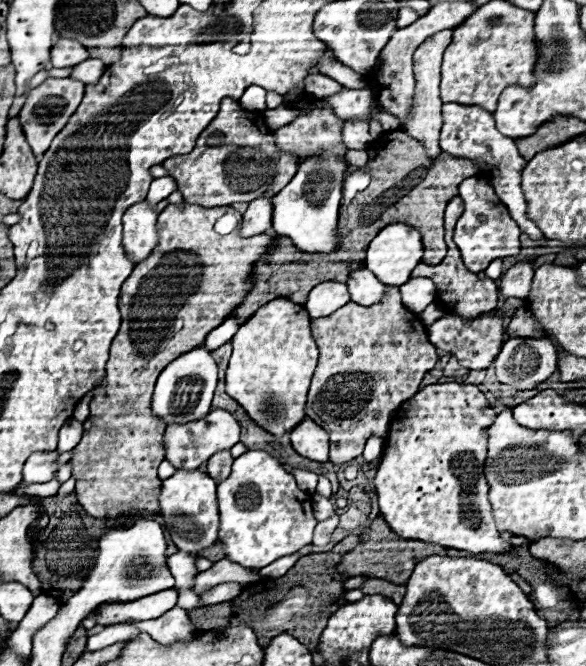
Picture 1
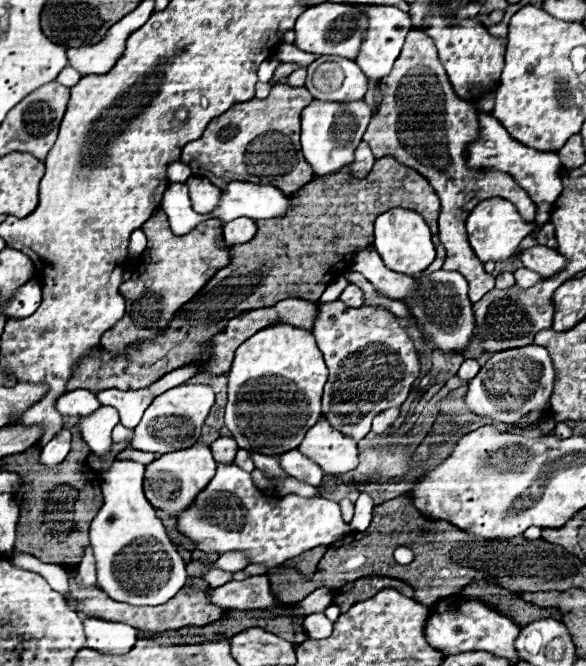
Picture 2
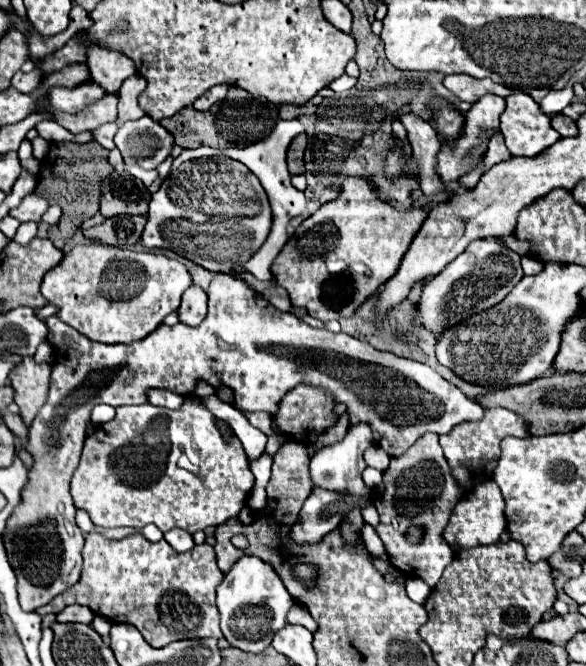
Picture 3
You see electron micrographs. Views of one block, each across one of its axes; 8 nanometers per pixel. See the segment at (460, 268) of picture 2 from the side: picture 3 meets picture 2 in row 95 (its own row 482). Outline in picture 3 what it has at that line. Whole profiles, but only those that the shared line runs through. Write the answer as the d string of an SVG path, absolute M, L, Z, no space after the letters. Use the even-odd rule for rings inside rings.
M424 434L416 440L416 444L398 458L390 460L388 470L384 472L384 480L380 486L372 488L370 500L374 502L380 524L376 526L378 536L382 538L386 552L390 556L392 566L406 578L422 578L430 588L434 588L444 572L444 568L452 562L452 548L444 540L444 528L454 506L460 502L460 486L456 486L448 462L438 444L438 434ZM408 526L426 528L426 538L422 544L408 544L404 538Z

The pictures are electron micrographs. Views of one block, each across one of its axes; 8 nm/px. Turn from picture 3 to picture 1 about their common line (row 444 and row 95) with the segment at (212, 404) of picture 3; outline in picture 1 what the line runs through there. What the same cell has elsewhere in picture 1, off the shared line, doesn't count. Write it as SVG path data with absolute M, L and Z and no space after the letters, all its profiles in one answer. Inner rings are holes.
M248 86L240 98L240 106L248 110L266 110L266 90L260 86Z

